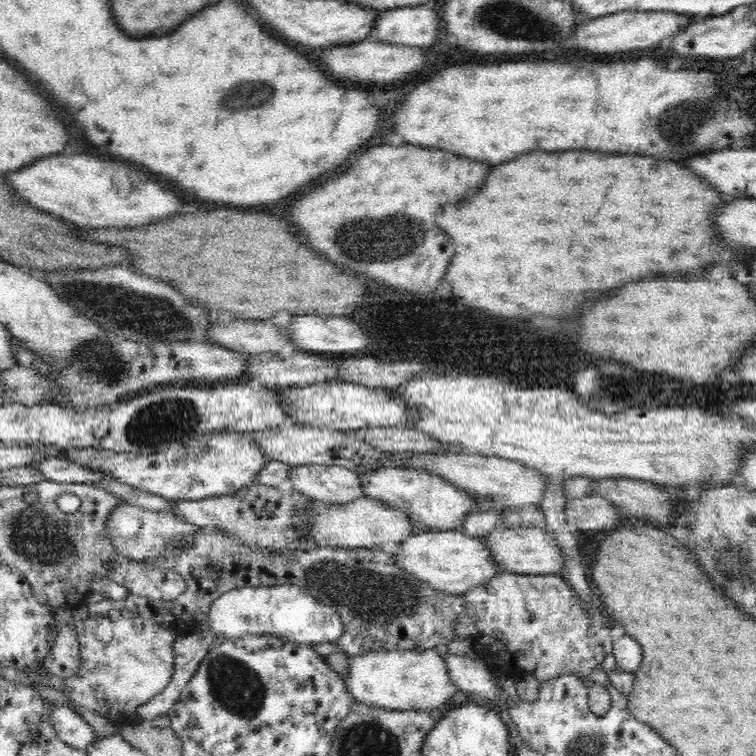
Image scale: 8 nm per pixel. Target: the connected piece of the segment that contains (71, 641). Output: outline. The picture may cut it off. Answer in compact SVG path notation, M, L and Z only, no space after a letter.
M55 619L50 624L56 631L56 638L50 652L42 658L42 665L52 676L58 678L66 678L66 676L74 676L76 668L80 664L80 647L77 632L68 623L56 621Z

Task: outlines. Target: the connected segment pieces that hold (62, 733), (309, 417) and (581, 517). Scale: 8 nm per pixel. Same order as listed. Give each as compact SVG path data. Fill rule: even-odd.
M52 704L49 721L52 721L58 739L68 743L71 748L84 750L91 746L92 740L99 738L96 732L70 707Z
M339 380L312 382L306 386L286 386L280 390L280 401L288 405L290 417L296 419L298 425L312 427L358 430L358 428L374 427L406 427L410 426L410 409L404 407L403 400L388 395L379 388L368 388L364 385L340 382Z
M589 495L567 498L564 504L566 523L574 532L581 530L608 530L620 524L620 515L610 501Z

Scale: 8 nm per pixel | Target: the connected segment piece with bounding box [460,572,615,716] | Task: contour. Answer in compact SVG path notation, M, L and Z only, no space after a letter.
M508 572L499 573L492 576L491 580L486 580L486 582L480 584L480 587L468 588L468 591L460 593L460 596L463 596L464 598L464 612L472 619L472 622L476 628L476 644L472 644L472 646L474 646L474 648L478 646L477 652L480 654L480 659L485 660L485 662L488 664L488 668L498 667L498 669L504 669L504 671L508 671L510 677L513 676L515 672L524 675L530 674L538 681L538 683L540 683L540 685L544 684L544 681L555 679L560 675L576 675L576 677L582 679L584 684L586 684L586 688L588 688L588 708L590 712L592 712L592 714L596 714L596 716L604 716L606 712L610 710L612 701L608 691L602 687L602 685L596 682L590 682L588 678L589 674L597 666L602 664L604 656L606 656L606 654L610 654L610 652L613 652L612 642L615 637L614 624L610 624L608 620L600 620L600 616L598 616L598 618L594 618L594 620L586 618L584 608L580 608L579 596L576 596L574 589L568 587L568 582L562 579L560 575L521 575Z

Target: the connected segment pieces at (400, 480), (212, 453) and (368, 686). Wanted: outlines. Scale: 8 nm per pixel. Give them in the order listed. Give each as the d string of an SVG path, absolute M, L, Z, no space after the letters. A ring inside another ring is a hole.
M380 467L362 472L358 475L358 483L363 491L362 496L384 501L390 508L407 512L408 520L411 520L412 530L415 532L458 529L462 520L466 518L466 512L474 508L474 502L470 502L470 494L464 489L457 488L456 484L448 483L443 476L432 475L432 472L428 471Z
M216 432L192 438L189 443L170 444L166 450L149 453L116 452L100 446L88 448L68 447L60 453L92 472L104 473L139 492L146 492L170 502L196 501L209 497L234 494L238 489L251 485L252 478L260 472L268 456L260 452L252 433Z
M433 648L423 651L370 651L360 654L348 654L346 658L346 672L342 672L344 682L349 693L353 694L356 703L376 706L378 708L394 710L434 710L434 708L446 708L448 700L458 692L456 685L448 677L447 665L444 658L437 654Z

